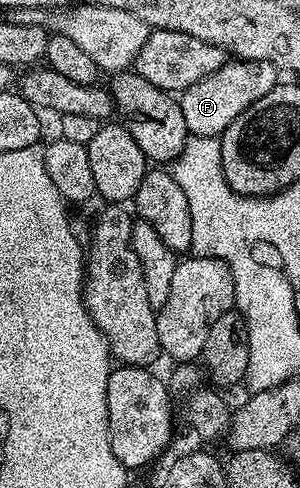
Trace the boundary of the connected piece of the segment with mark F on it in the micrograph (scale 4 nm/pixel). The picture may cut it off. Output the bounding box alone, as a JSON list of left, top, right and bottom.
[178,58,279,138]

